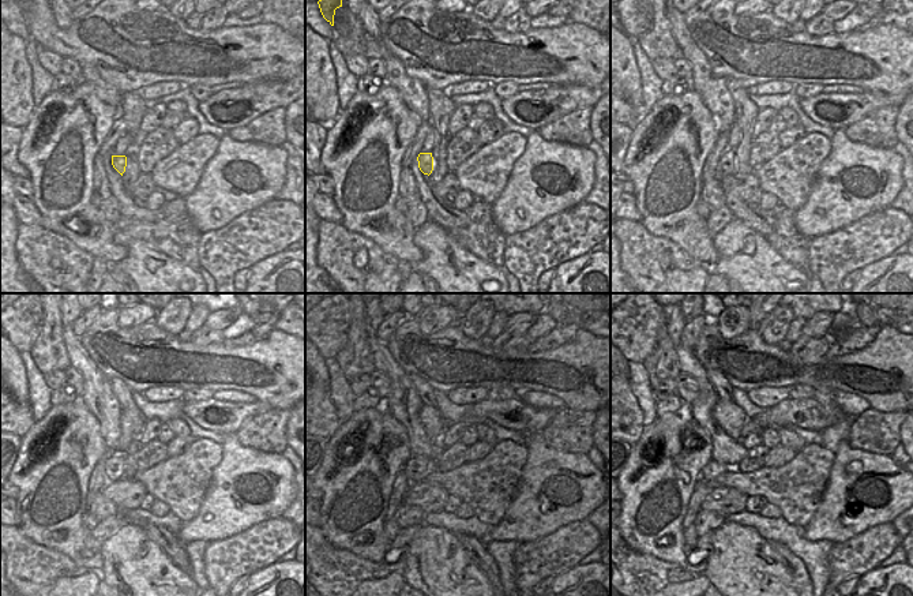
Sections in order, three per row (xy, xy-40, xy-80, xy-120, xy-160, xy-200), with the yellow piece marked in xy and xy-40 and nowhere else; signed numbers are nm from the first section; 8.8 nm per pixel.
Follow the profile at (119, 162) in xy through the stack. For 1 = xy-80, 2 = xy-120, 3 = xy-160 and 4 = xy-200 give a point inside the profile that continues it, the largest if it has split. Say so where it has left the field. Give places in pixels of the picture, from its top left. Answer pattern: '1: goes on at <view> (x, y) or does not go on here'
1: goes on at xy-80 (728, 162)
2: goes on at xy-120 (115, 465)
3: goes on at xy-160 (416, 469)
4: goes on at xy-200 (713, 469)

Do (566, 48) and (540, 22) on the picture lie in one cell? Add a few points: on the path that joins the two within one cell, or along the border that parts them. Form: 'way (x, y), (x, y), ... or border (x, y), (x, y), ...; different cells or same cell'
border (568, 21), (556, 26), (530, 29); different cells

